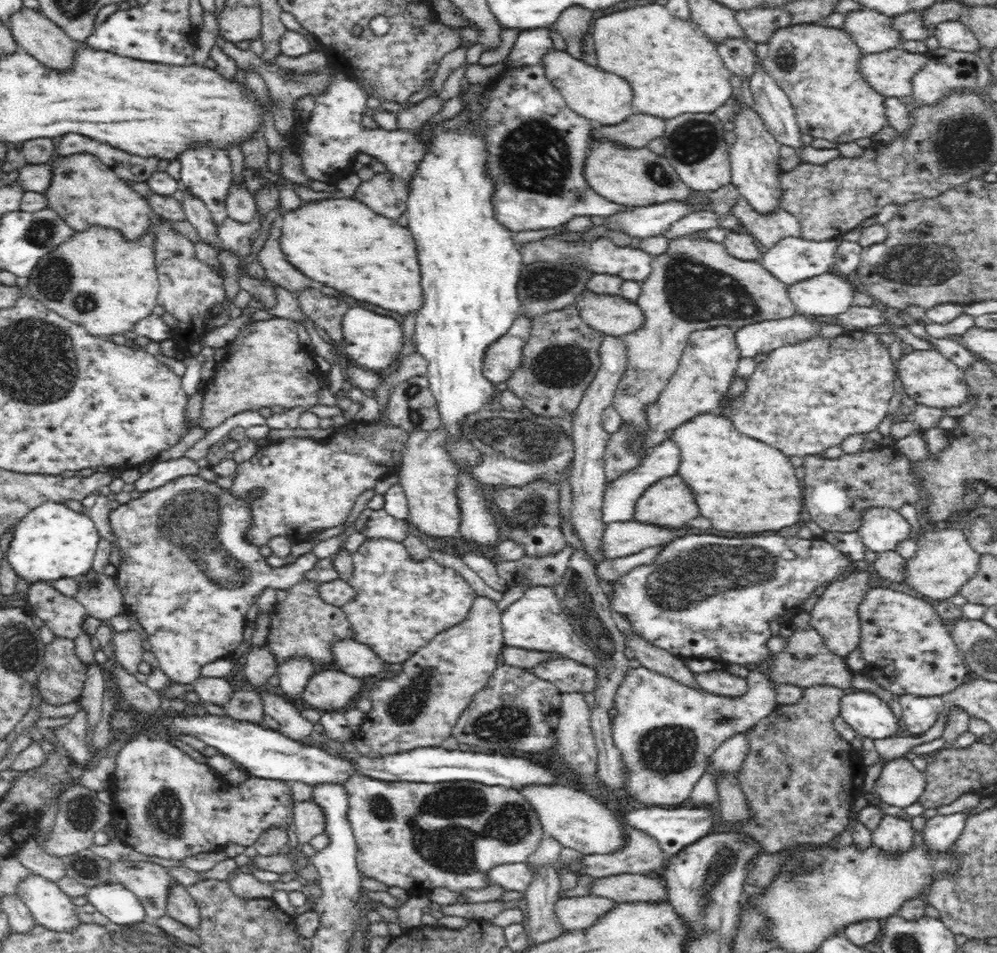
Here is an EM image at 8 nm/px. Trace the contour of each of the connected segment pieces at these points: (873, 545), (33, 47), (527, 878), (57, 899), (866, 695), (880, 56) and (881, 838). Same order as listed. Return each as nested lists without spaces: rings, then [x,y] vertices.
[[[868,507],[860,511],[859,526],[854,530],[866,549],[874,552],[895,550],[898,544],[908,538],[911,527],[897,510],[888,507]]]
[[[20,8],[10,14],[10,30],[20,49],[34,55],[42,65],[64,70],[71,65],[73,52],[85,42],[74,42],[40,10]]]
[[[512,863],[490,867],[486,871],[487,886],[524,893],[532,882],[531,868],[524,863]]]
[[[37,875],[22,878],[15,894],[27,906],[36,925],[66,932],[80,925],[75,914],[77,906],[54,882]]]
[[[848,691],[841,697],[839,707],[839,716],[847,724],[847,729],[860,737],[876,741],[895,736],[898,730],[898,718],[890,705],[870,692]]]
[[[900,46],[883,50],[874,54],[861,56],[857,70],[862,74],[863,80],[884,97],[902,98],[911,96],[911,78],[925,65],[926,57],[920,53],[910,53]]]
[[[888,814],[882,817],[878,826],[872,831],[871,837],[874,845],[897,853],[908,850],[912,846],[914,828],[908,818]]]

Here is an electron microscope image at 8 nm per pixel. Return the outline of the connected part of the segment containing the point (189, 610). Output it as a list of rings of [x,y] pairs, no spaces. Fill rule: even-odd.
[[[198,475],[180,476],[173,482],[168,482],[162,488],[144,492],[139,498],[131,499],[126,504],[117,504],[108,514],[112,532],[116,534],[117,547],[119,548],[120,562],[115,573],[115,579],[120,588],[126,611],[136,621],[138,629],[143,633],[147,649],[154,653],[158,660],[159,668],[176,684],[191,684],[196,678],[201,677],[201,669],[206,664],[218,662],[218,660],[232,658],[236,648],[243,642],[244,628],[248,626],[246,614],[250,607],[256,603],[266,587],[276,587],[288,591],[291,586],[304,580],[304,574],[312,570],[318,564],[318,557],[312,553],[302,554],[294,564],[282,567],[272,567],[266,563],[265,558],[260,554],[259,547],[250,544],[245,537],[245,532],[251,523],[249,506],[234,498],[229,490],[220,487],[215,481],[208,482]]]

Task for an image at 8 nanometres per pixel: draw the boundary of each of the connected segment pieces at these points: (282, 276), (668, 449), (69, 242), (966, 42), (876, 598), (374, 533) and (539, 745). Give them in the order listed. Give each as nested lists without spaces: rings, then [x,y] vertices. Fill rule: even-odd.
[[[273,227],[257,258],[266,270],[267,278],[273,284],[280,285],[292,293],[309,287],[313,281],[288,262],[280,246],[279,236],[278,227]]]
[[[667,438],[666,442],[662,442],[660,446],[649,451],[646,459],[642,462],[642,466],[638,466],[632,473],[626,474],[622,478],[618,478],[612,485],[605,488],[603,500],[602,518],[604,522],[628,522],[632,518],[634,503],[641,494],[655,482],[661,478],[674,476],[678,468],[679,451],[673,445],[673,442]]]
[[[156,214],[151,219],[150,226],[137,239],[129,239],[118,229],[90,226],[86,230],[74,231],[49,254],[40,258],[39,264],[28,276],[27,293],[40,300],[46,308],[84,326],[94,336],[109,338],[114,334],[129,332],[139,320],[152,315],[152,309],[157,305],[157,237],[158,226],[162,222],[167,222],[171,230],[187,238],[192,244],[202,241],[200,231],[188,219],[170,221]]]
[[[959,18],[940,23],[934,29],[934,35],[940,46],[947,49],[976,53],[981,48],[975,34]]]
[[[870,587],[865,592],[858,606],[861,631],[858,651],[862,654],[861,658],[865,666],[858,674],[870,678],[880,688],[892,692],[893,696],[900,697],[904,695],[942,697],[956,690],[972,676],[961,650],[932,604],[886,587]]]
[[[365,508],[356,520],[356,532],[366,538],[391,538],[403,542],[406,533],[410,533],[408,520],[396,520],[384,509],[377,511]]]
[[[500,665],[454,726],[453,738],[460,744],[482,748],[484,754],[536,756],[554,746],[561,696],[553,682],[532,675],[530,670]]]

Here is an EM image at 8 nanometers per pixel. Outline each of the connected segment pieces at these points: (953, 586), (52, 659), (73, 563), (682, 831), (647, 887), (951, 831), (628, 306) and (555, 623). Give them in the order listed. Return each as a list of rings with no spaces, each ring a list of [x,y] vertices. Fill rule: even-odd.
[[[925,526],[915,539],[918,551],[903,562],[900,584],[910,586],[920,594],[934,600],[944,600],[959,594],[962,585],[977,571],[979,556],[966,542],[959,529],[935,529]]]
[[[55,637],[46,644],[45,670],[37,682],[37,692],[46,704],[64,706],[82,696],[89,667],[80,660],[76,650],[71,639]]]
[[[46,502],[32,509],[15,527],[5,556],[24,582],[36,585],[60,578],[78,578],[92,569],[99,534],[92,519],[84,513],[77,513],[64,504]]]
[[[651,806],[628,810],[628,812],[624,814],[622,824],[634,830],[638,829],[640,832],[651,836],[656,840],[663,852],[671,856],[680,852],[685,846],[706,836],[708,832],[712,830],[712,826],[714,826],[714,817],[716,817],[716,814],[713,814],[711,810],[703,807],[688,808],[678,806],[672,809],[670,807]]]
[[[620,874],[598,878],[590,884],[590,895],[610,898],[612,902],[658,902],[666,901],[664,881],[652,874]]]
[[[966,812],[947,816],[940,814],[928,819],[923,828],[923,840],[930,850],[948,851],[962,836],[968,820],[967,814]]]
[[[586,288],[572,305],[588,326],[604,335],[622,337],[643,323],[639,306],[621,294],[602,294]]]
[[[534,586],[534,588],[526,589],[522,598],[512,602],[502,612],[501,626],[503,643],[506,647],[528,650],[542,655],[557,654],[558,657],[572,660],[586,667],[596,664],[592,649],[582,643],[581,636],[574,631],[572,624],[569,624],[552,587]]]

